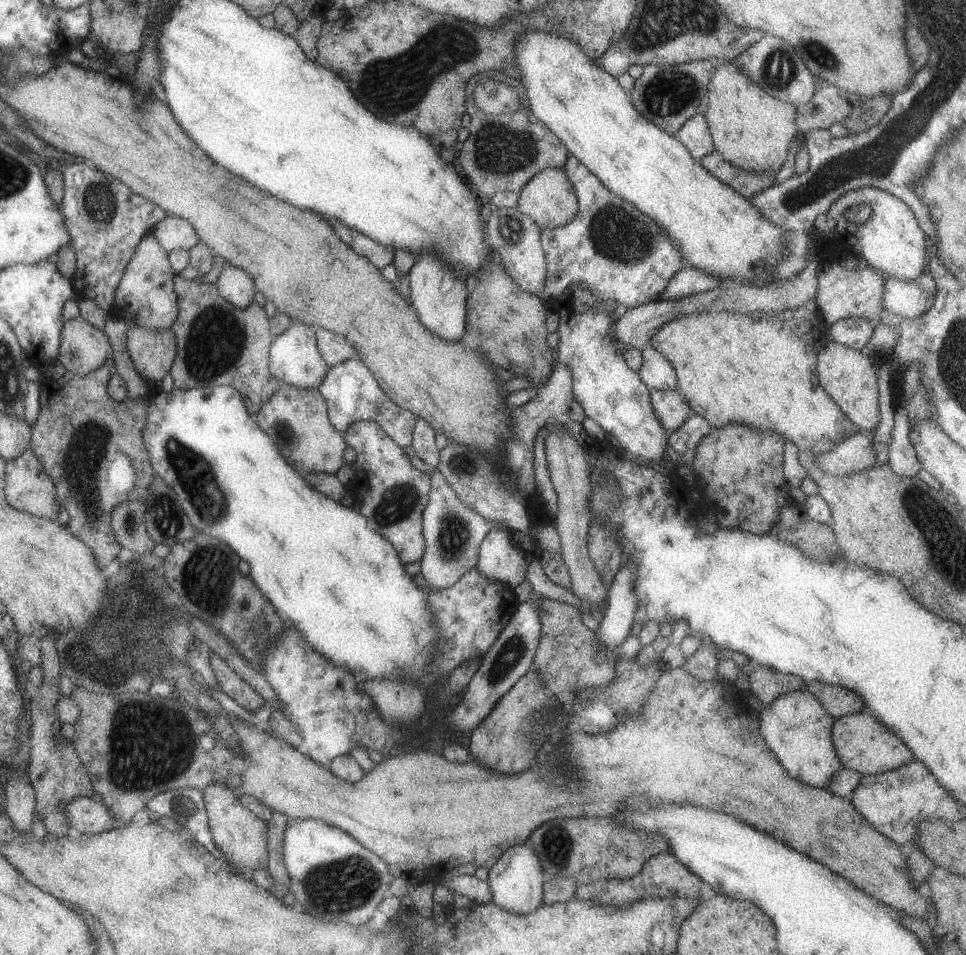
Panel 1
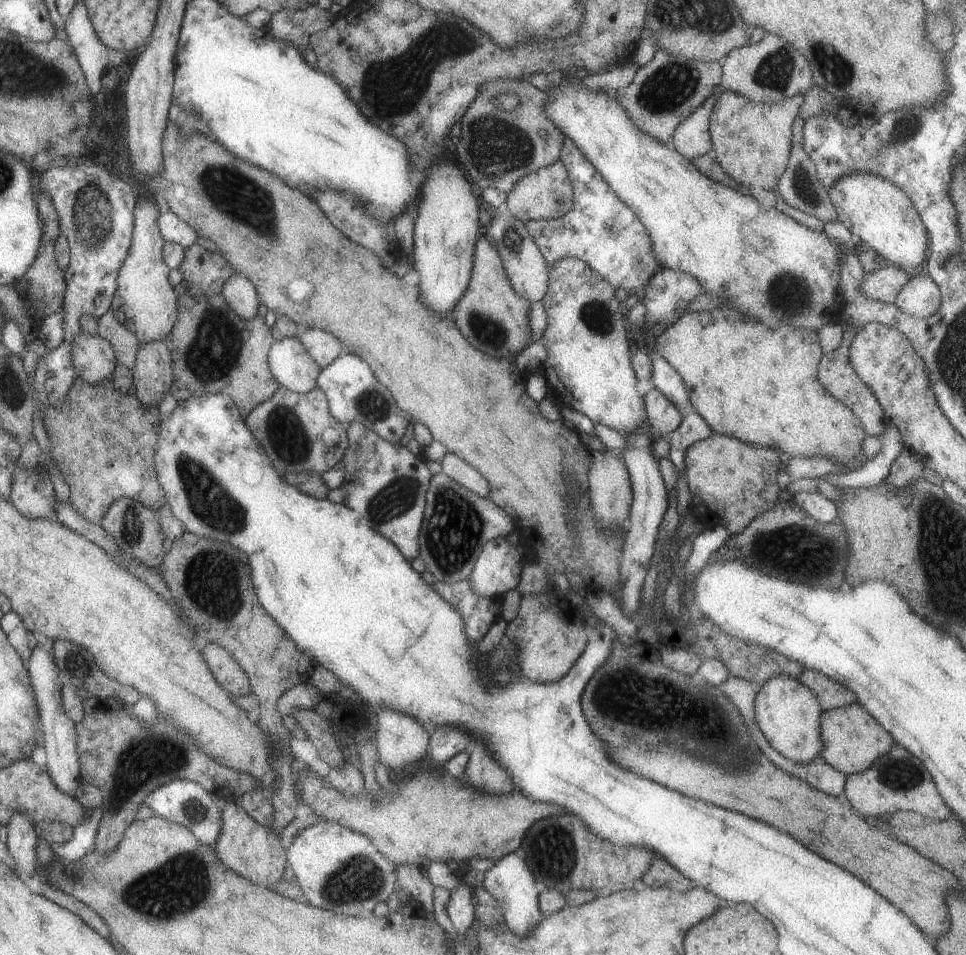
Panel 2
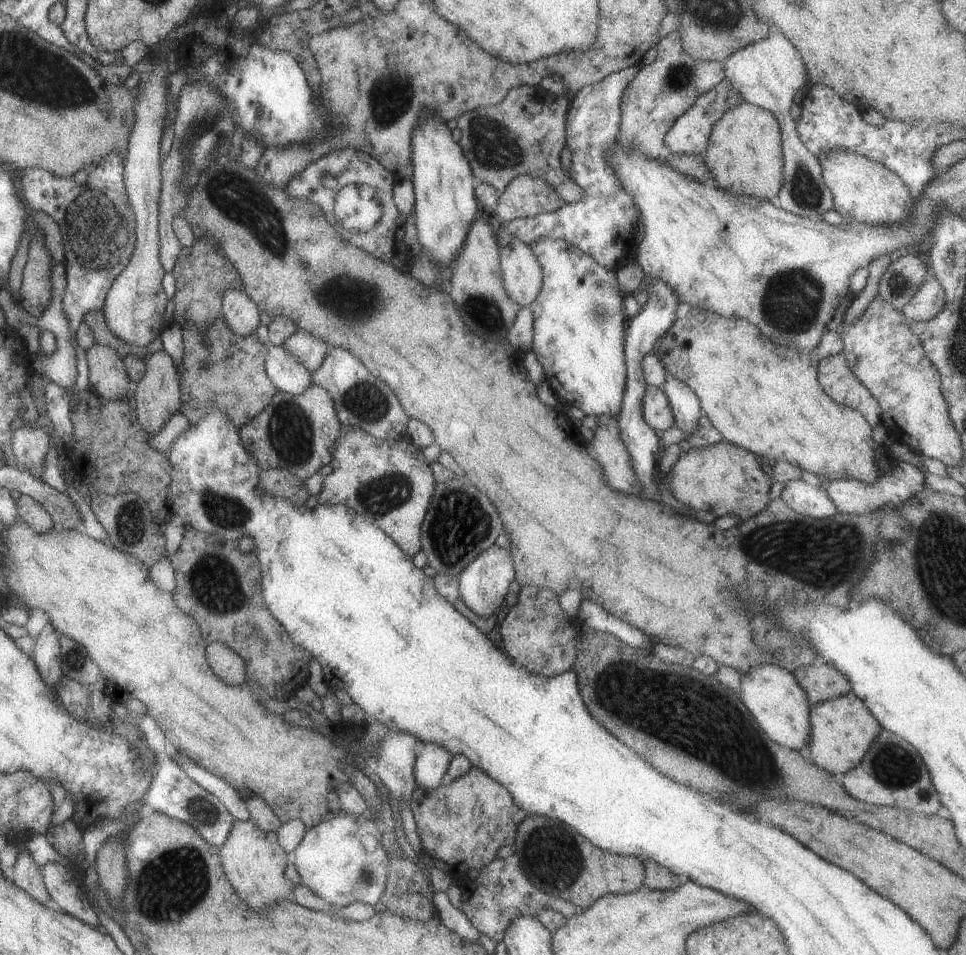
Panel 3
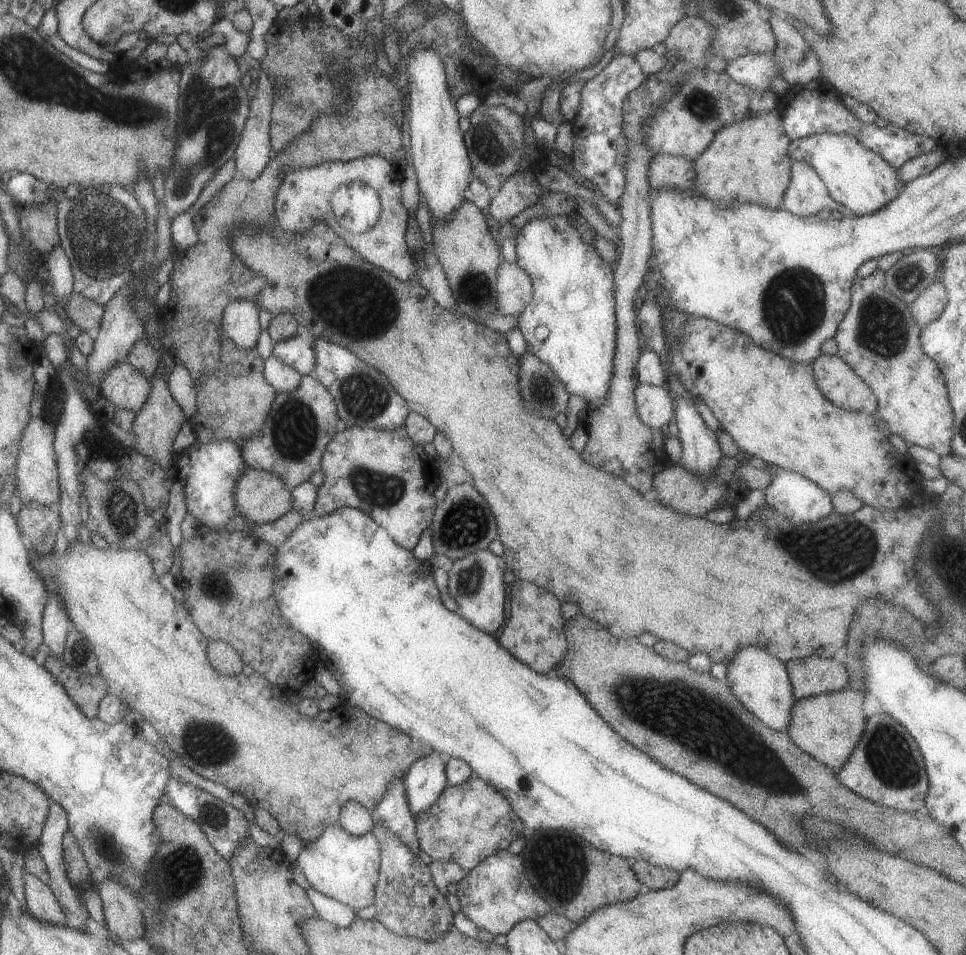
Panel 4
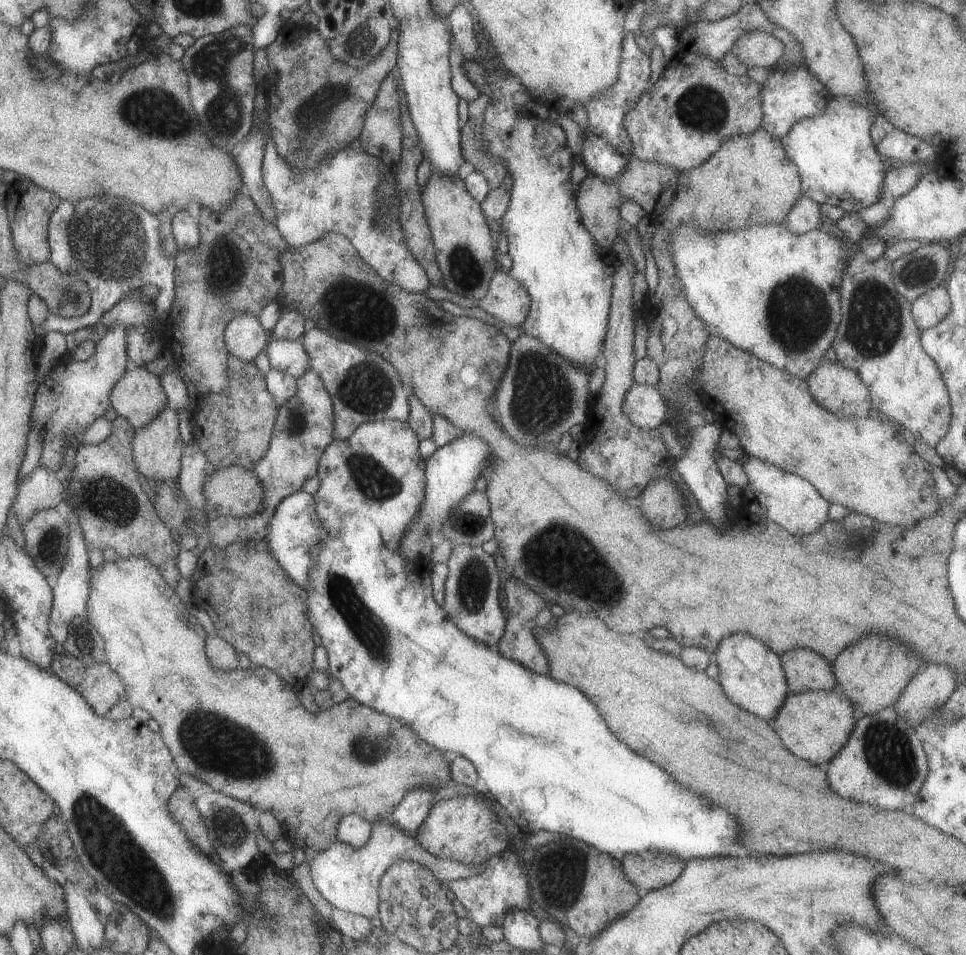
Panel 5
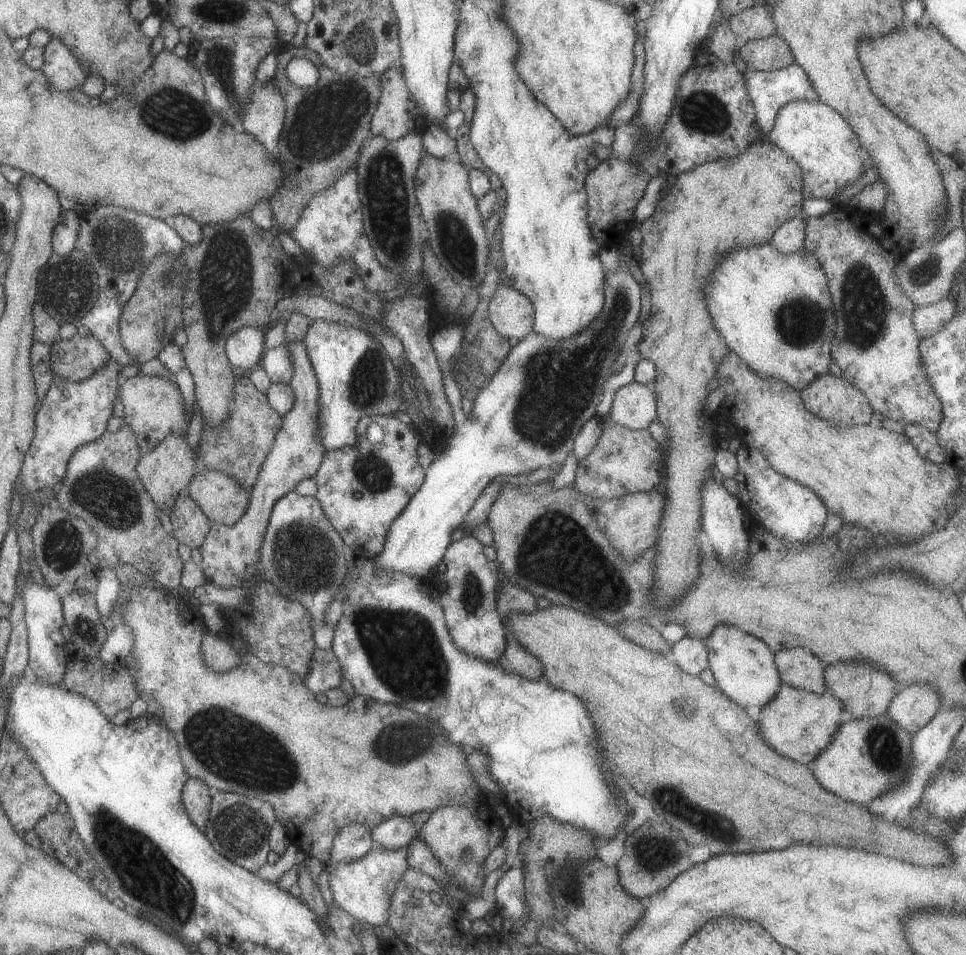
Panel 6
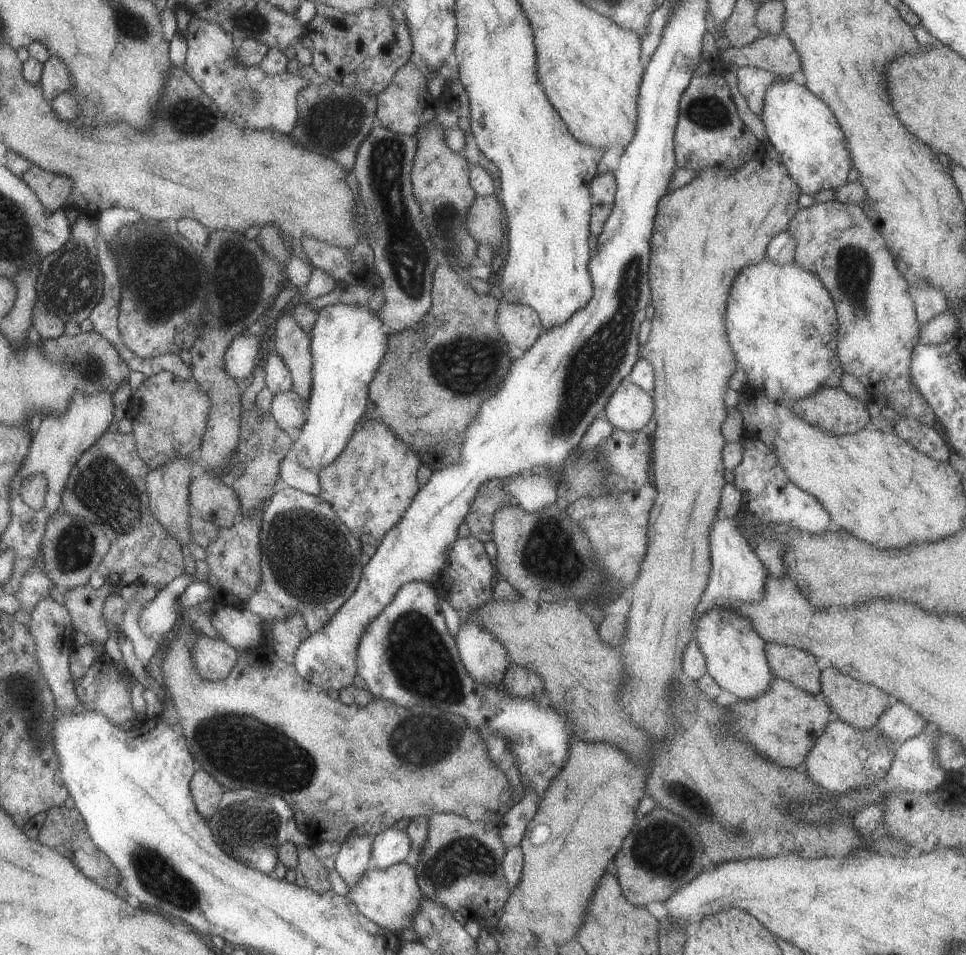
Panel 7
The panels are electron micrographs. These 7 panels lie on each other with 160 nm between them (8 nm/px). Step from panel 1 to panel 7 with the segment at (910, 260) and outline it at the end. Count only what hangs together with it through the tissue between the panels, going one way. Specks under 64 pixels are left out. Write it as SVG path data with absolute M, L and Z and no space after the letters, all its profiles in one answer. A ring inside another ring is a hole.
M783 78L773 81L768 89L765 89L763 106L760 116L767 136L768 144L773 146L780 156L780 162L787 169L791 180L799 187L801 193L812 195L819 190L834 190L847 183L847 172L852 168L845 139L829 107L816 96L813 96L805 85L799 85L791 79Z

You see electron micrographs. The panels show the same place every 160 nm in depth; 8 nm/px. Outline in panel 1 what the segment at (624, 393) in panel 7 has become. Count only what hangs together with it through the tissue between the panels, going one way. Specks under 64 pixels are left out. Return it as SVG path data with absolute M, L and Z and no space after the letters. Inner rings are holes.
M649 389L651 408L659 425L667 432L681 427L691 413L684 397L676 391Z

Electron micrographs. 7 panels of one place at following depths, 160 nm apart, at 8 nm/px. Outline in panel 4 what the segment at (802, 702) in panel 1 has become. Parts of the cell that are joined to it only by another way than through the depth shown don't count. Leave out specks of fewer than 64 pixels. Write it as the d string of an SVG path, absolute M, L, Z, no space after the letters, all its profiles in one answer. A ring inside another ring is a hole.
M745 646L725 666L727 668L725 682L737 701L761 720L765 727L775 732L786 732L795 698L784 664L761 648Z

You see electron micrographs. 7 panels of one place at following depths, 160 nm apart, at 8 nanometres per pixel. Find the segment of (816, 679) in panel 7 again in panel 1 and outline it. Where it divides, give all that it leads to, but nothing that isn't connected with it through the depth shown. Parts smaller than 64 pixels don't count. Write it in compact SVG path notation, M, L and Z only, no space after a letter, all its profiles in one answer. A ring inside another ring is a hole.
M816 681L805 685L806 690L821 704L823 711L833 719L866 710L863 700L847 688Z

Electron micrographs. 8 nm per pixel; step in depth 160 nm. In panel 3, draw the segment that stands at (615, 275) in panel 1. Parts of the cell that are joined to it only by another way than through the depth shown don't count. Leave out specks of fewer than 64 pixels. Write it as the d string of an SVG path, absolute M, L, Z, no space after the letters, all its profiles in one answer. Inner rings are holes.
M630 66L605 76L599 82L583 85L569 101L565 118L565 147L570 154L573 182L581 190L577 202L564 204L555 212L540 213L505 223L513 236L523 244L537 240L565 240L591 256L605 270L616 271L633 260L638 243L635 242L635 220L639 218L631 196L623 192L613 170L609 170L606 151L615 148L620 124L621 94L625 86L639 72L640 66Z

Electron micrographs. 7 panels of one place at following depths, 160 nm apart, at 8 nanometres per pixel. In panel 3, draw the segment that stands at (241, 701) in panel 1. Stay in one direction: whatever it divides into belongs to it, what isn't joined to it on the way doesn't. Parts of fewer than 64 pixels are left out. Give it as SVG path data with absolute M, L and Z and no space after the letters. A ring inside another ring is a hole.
M217 642L206 644L205 658L214 676L223 684L239 686L246 681L243 660L227 646Z

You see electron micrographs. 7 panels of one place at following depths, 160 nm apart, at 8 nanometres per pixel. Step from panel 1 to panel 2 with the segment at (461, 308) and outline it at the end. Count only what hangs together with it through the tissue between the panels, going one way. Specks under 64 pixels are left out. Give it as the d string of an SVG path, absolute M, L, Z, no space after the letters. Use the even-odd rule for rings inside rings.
M439 160L429 168L429 176L419 184L421 196L413 228L413 268L417 272L419 296L425 306L445 318L463 296L473 268L475 242L479 238L477 200L463 170Z

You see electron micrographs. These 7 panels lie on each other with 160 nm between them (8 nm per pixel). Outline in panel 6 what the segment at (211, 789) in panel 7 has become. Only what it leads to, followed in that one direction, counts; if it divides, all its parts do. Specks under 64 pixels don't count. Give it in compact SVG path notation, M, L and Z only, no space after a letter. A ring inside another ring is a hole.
M189 777L182 788L181 800L187 817L203 833L207 824L207 814L210 810L211 799L207 793L207 786L202 780Z

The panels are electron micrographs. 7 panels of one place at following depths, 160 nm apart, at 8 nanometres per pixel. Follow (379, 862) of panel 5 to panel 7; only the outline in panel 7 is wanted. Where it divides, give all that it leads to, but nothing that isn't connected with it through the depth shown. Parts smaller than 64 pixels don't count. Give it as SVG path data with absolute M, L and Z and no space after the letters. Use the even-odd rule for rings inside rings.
M403 862L385 870L369 867L356 883L349 887L348 898L357 910L369 920L391 932L400 932L412 926L412 918L420 905L420 888L413 867Z

